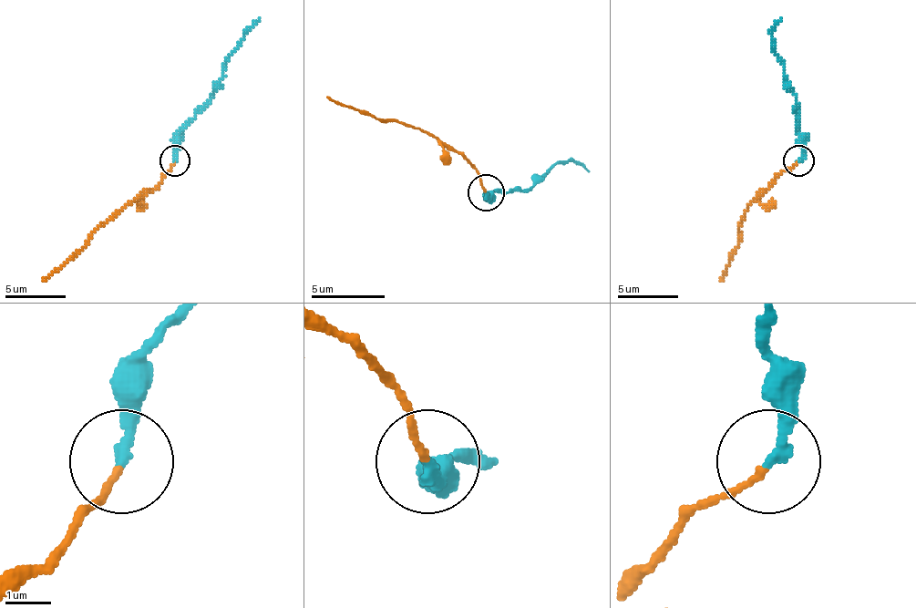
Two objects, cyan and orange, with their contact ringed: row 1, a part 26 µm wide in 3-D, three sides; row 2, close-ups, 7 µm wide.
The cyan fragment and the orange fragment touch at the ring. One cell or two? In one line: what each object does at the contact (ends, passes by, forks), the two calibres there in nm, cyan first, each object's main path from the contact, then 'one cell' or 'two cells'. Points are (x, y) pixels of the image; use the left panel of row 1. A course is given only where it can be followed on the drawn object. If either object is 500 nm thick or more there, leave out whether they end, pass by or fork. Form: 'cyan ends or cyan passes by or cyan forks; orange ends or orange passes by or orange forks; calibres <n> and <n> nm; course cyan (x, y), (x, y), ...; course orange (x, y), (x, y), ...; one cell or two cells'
cyan ends; orange ends; calibres 240 and 130 nm; course cyan (174, 161), (180, 131), (210, 94), (231, 52), (259, 18); course orange (174, 161), (170, 170), (152, 189), (118, 211), (43, 281); two cells

